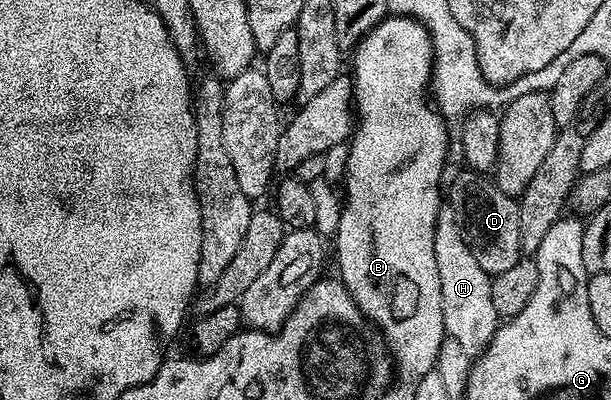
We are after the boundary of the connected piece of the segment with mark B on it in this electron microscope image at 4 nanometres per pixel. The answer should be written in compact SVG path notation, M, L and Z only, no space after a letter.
M388 16L372 28L361 39L353 51L355 57L355 74L353 73L353 102L357 107L357 129L349 139L347 150L347 171L343 174L343 182L347 185L347 194L342 195L343 211L341 224L333 236L335 242L335 258L339 261L337 277L344 288L353 296L357 308L371 321L383 336L387 349L391 352L394 369L403 378L417 380L425 376L425 372L435 369L435 361L441 352L441 344L447 333L441 312L441 276L437 276L437 252L433 250L435 220L439 216L445 198L439 195L439 185L443 182L443 165L447 162L447 126L443 114L429 101L429 87L432 77L432 49L430 33L417 18L410 16Z

